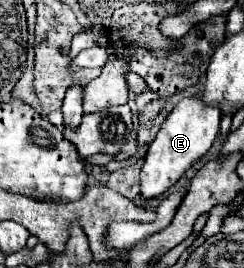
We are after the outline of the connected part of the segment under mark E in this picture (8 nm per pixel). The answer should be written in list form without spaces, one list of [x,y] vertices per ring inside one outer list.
[[[182,98],[172,114],[162,124],[154,142],[148,148],[144,166],[140,172],[140,196],[142,200],[152,200],[174,186],[186,170],[194,166],[214,144],[220,130],[220,110],[216,106],[206,106],[200,98]]]

